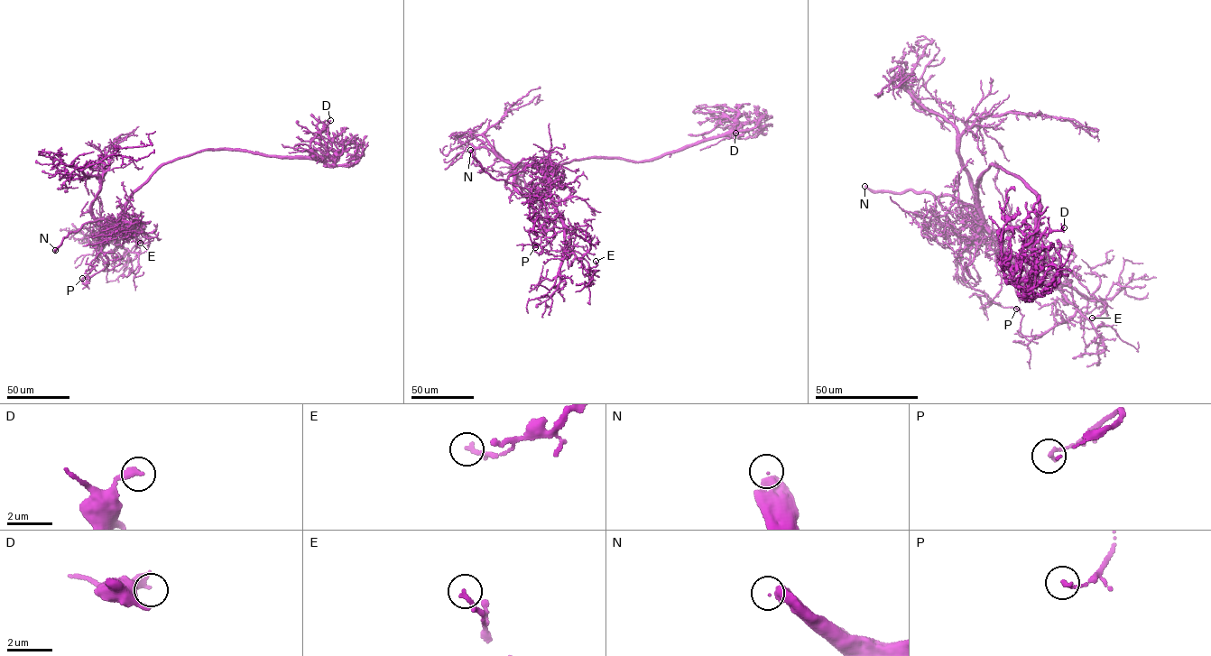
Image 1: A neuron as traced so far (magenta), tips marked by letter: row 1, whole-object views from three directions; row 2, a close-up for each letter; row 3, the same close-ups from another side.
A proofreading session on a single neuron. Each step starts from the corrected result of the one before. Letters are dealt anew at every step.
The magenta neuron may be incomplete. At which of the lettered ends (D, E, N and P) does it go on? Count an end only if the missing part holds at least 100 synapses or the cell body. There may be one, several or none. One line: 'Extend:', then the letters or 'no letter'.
Extend: N

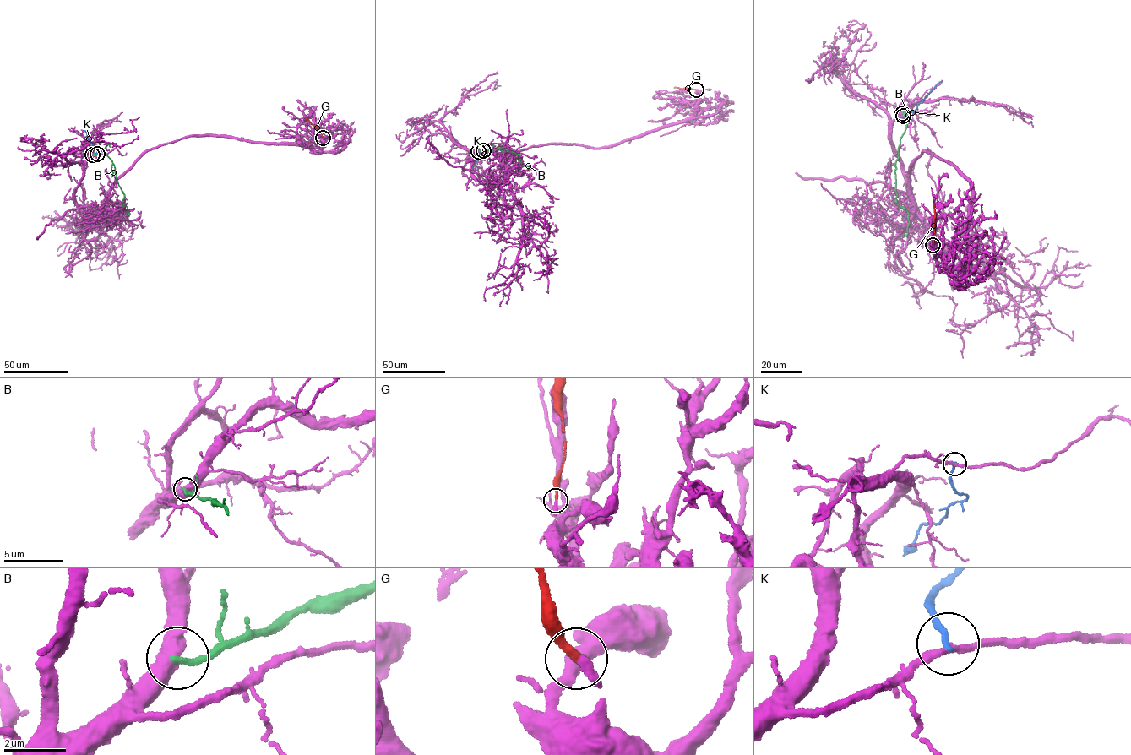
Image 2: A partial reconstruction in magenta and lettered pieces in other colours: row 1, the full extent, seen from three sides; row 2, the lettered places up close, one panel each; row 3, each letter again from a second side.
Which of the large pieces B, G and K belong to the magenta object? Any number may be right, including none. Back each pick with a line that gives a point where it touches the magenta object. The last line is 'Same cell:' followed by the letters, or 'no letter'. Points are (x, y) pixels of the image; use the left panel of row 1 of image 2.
G: contact (323, 138)
Same cell: G

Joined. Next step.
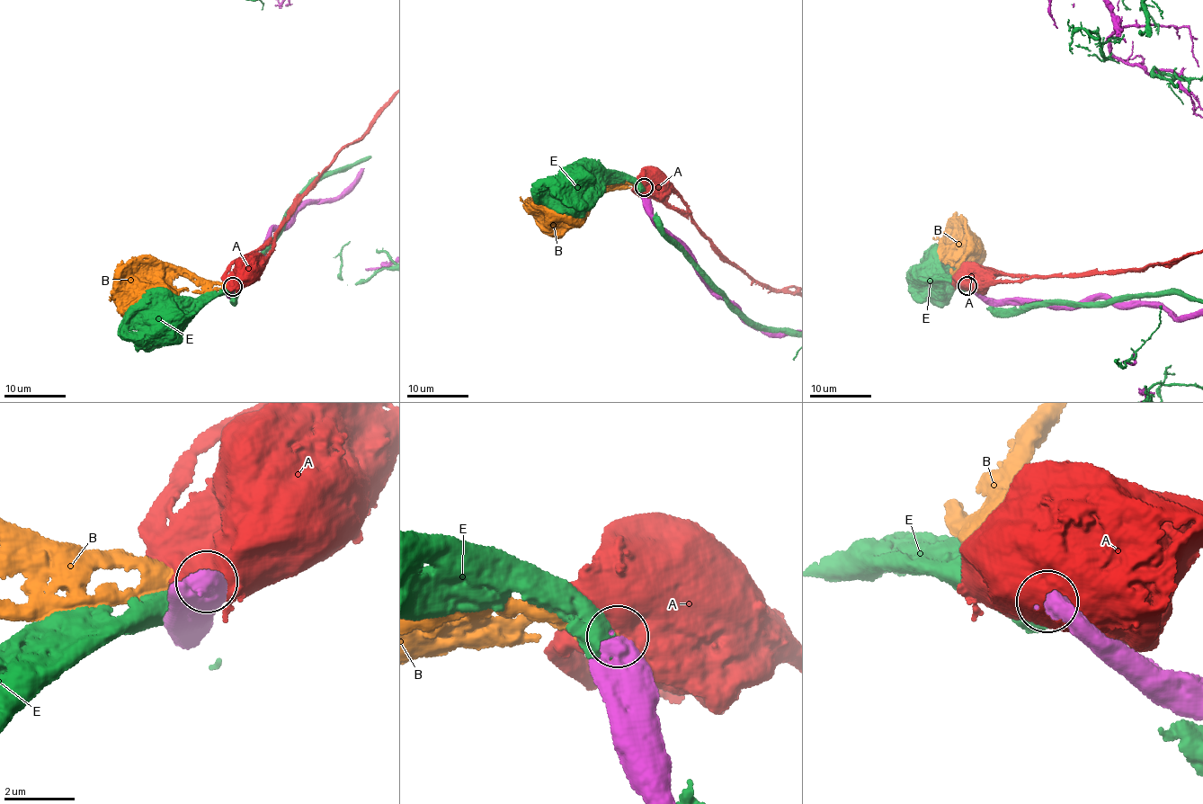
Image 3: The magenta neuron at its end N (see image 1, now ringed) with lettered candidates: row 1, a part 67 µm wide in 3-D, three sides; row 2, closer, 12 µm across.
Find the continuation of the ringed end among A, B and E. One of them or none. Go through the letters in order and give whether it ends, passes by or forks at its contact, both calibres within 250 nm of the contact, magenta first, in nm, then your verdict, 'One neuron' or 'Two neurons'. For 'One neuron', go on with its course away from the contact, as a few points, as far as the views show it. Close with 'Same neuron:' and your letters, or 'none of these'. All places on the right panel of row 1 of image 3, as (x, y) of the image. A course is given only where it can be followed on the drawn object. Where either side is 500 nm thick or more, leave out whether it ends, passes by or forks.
A: Thickness 800 nm (magenta) against 950 nm. Two neurons
B: Thickness 700 nm (magenta) against 550 nm. One neuron
E: Thickness 800 nm (magenta) against 650 nm. Two neurons
Same neuron: B

